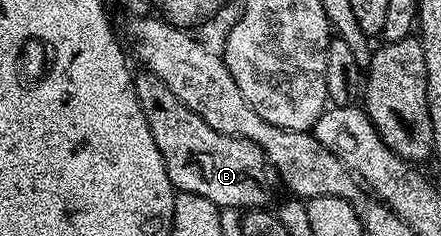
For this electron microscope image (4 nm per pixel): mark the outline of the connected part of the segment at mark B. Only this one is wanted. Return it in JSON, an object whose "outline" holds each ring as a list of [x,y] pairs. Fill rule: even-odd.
{"outline":[[[142,71],[134,77],[134,90],[140,99],[144,119],[148,119],[148,131],[160,147],[168,179],[175,190],[200,195],[213,205],[226,209],[245,211],[264,207],[264,185],[262,173],[268,159],[252,143],[243,137],[233,137],[208,127],[196,111],[192,111],[156,74]],[[257,149],[257,151],[250,151]]]}

